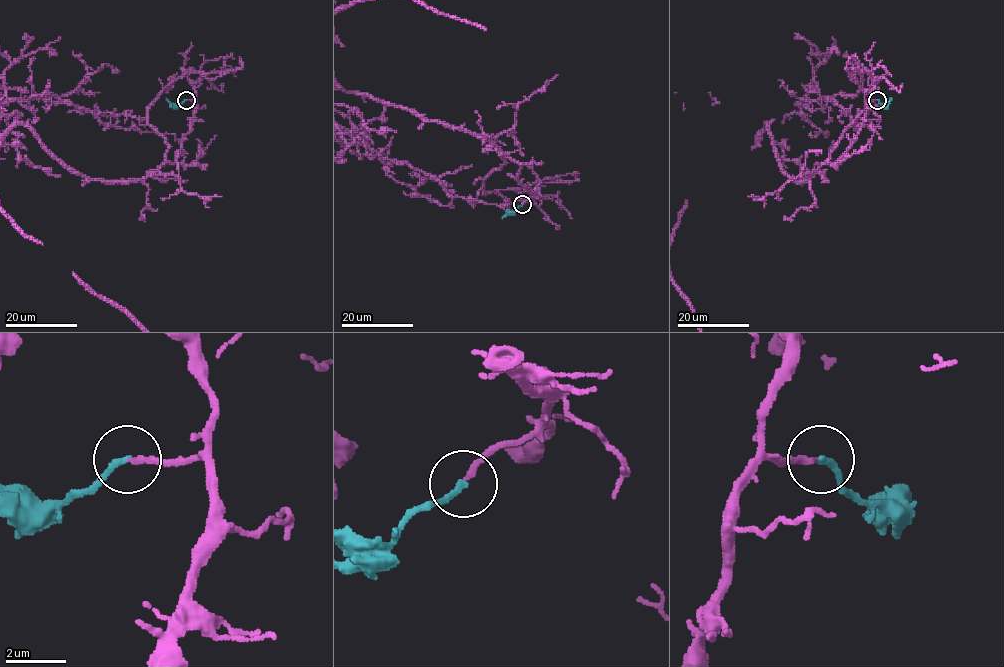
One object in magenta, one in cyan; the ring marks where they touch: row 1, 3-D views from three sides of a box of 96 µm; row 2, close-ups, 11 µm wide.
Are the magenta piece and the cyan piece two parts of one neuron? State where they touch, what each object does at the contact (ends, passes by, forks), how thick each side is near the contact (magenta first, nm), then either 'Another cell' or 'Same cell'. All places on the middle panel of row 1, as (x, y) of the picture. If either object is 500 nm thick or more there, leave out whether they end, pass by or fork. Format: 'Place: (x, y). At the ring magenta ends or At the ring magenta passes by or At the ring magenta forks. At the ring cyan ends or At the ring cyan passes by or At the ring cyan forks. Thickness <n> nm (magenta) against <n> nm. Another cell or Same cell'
Place: (522, 204). At the ring magenta ends. At the ring cyan ends. Thickness 200 nm (magenta) against 220 nm. Same cell

